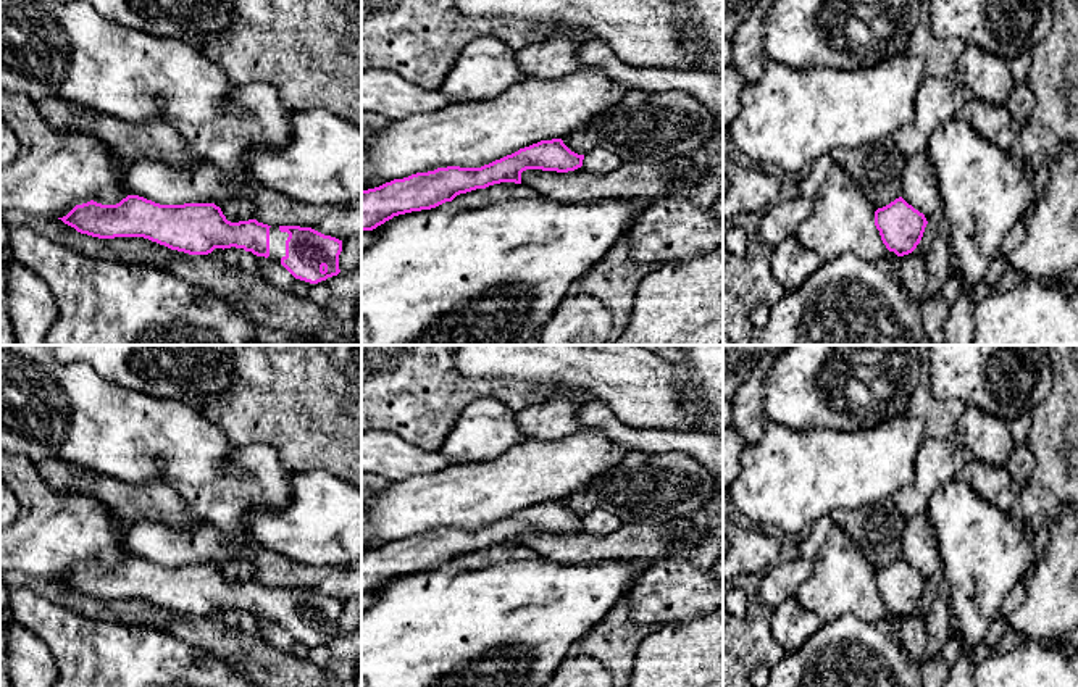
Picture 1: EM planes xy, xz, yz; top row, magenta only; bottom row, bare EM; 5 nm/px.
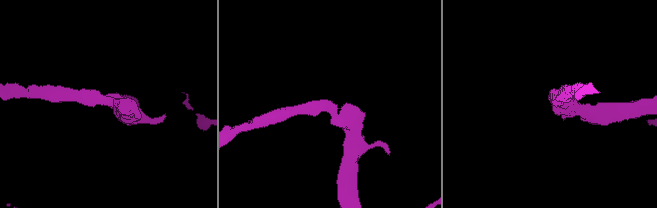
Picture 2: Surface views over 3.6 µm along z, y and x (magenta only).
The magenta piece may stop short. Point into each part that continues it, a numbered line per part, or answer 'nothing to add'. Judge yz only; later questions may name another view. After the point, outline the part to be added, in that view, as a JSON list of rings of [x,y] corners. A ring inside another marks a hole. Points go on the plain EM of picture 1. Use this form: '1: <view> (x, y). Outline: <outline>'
nothing to add

